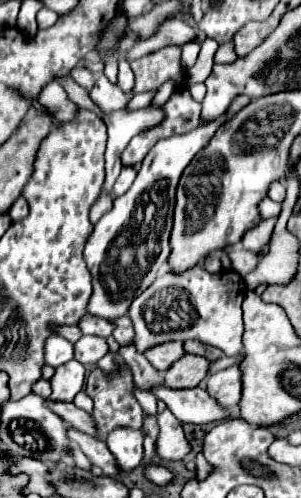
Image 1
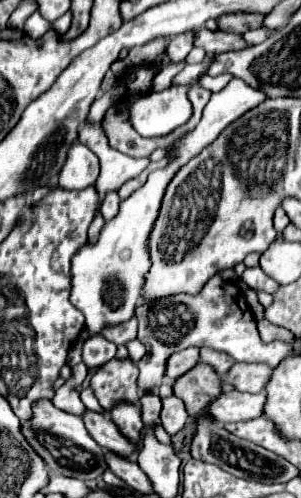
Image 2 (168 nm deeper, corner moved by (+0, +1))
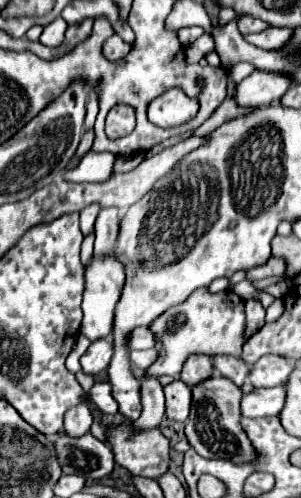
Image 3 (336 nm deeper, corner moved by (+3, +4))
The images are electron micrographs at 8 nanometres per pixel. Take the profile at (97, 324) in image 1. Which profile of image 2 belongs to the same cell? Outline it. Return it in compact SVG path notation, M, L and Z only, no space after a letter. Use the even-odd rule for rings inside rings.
M131 317L129 321L125 321L121 325L111 325L111 327L103 329L101 335L107 341L113 341L115 345L125 345L127 341L137 337L137 321L135 321L135 317Z

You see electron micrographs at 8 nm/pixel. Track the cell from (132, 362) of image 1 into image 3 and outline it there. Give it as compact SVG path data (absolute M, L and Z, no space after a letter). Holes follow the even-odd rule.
M132 424L124 430L106 430L114 458L120 466L130 470L134 476L158 480L168 472L168 440L160 430L148 430L148 434L132 434Z

